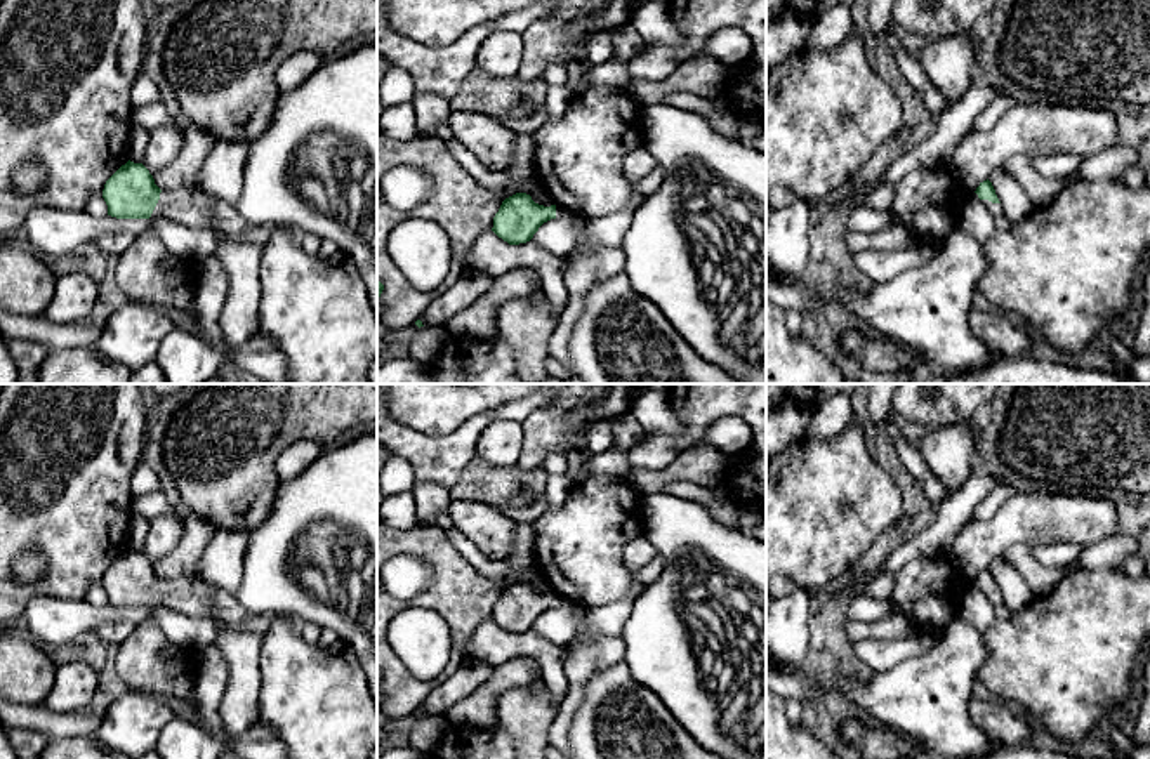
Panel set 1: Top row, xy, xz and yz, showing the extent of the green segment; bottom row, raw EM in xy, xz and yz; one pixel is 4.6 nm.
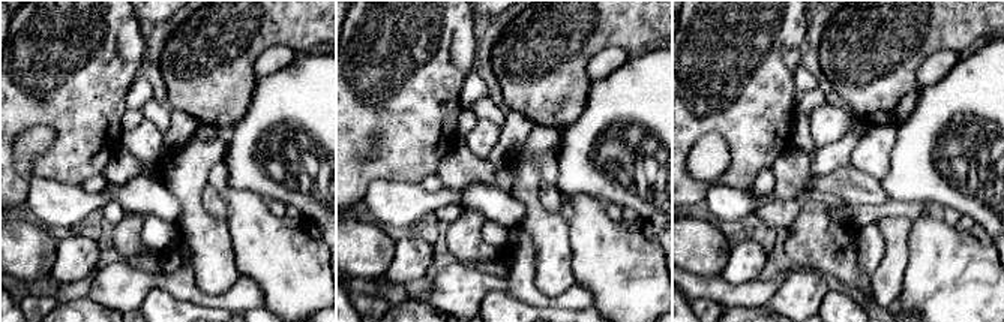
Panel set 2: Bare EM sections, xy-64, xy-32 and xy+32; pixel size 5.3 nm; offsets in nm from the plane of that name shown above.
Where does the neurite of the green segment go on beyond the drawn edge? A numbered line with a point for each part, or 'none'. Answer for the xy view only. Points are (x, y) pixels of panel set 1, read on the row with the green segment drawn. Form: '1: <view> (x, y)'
1: xy (190, 205)

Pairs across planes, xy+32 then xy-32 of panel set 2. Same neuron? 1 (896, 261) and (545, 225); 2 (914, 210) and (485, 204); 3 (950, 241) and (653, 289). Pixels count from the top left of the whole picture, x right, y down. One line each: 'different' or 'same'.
1: same
2: same
3: same

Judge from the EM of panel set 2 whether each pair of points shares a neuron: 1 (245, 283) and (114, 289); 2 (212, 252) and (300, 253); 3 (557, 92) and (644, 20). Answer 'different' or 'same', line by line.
1: same
2: different
3: same

